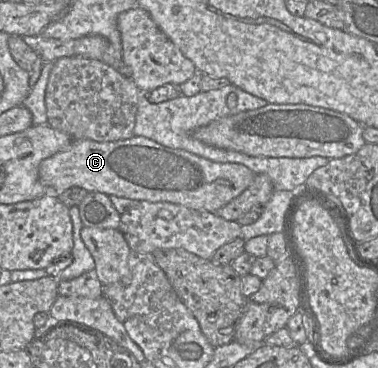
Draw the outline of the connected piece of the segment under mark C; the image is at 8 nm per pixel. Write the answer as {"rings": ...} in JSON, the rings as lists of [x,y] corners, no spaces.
{"rings":[[[143,136],[108,142],[73,140],[67,149],[44,159],[38,173],[40,181],[51,193],[77,186],[88,192],[138,201],[170,202],[211,213],[239,196],[255,177],[255,173],[242,164],[214,162]]]}

